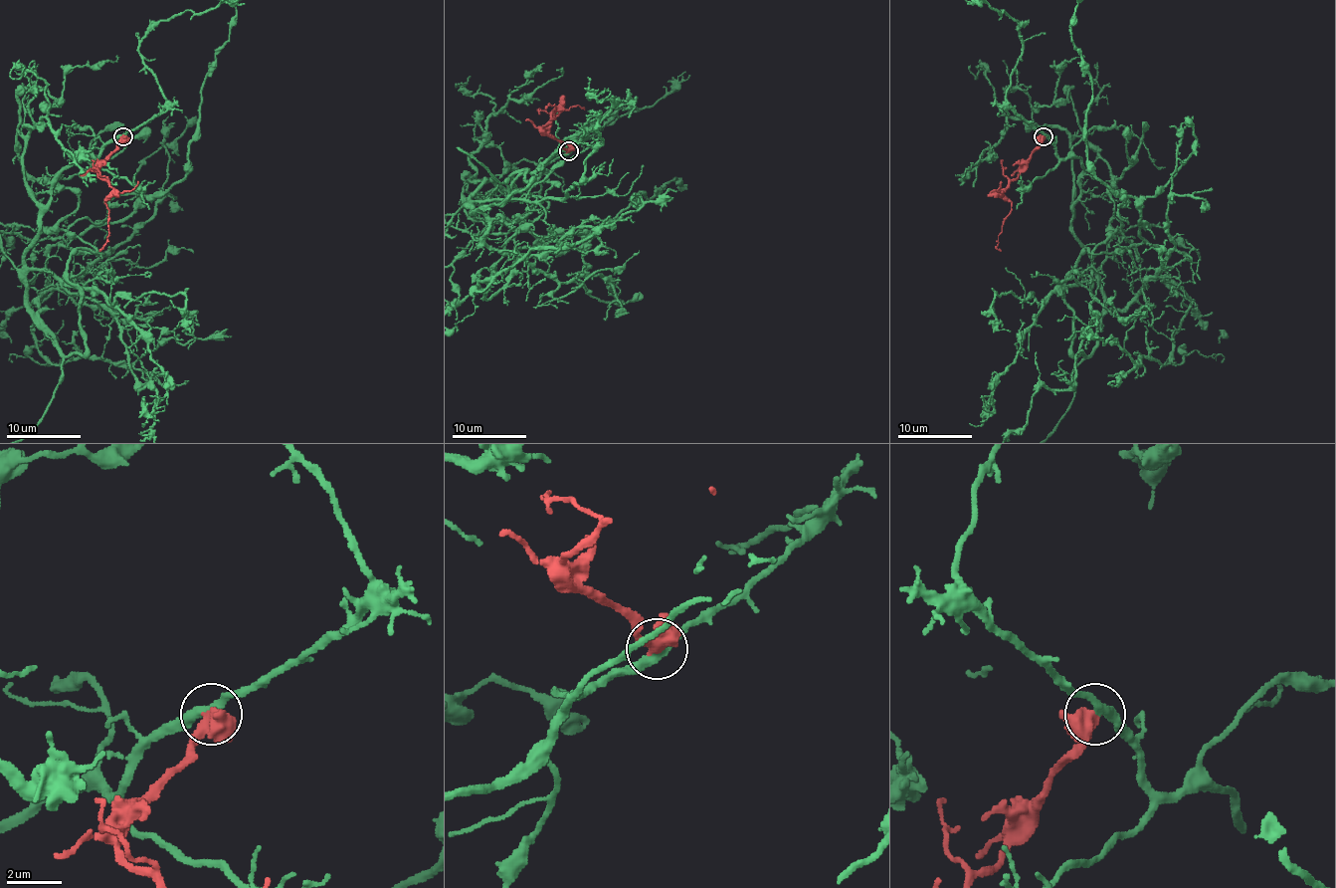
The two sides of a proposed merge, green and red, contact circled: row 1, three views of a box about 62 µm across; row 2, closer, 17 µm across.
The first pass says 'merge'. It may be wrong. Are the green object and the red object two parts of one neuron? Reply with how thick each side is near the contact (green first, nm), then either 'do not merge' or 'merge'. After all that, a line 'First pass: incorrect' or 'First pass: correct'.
300 nm thick on the green side, 360 nm on the other; merge
First pass: correct

